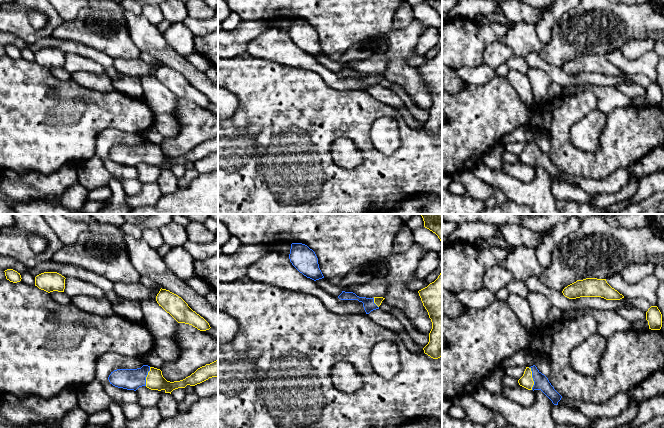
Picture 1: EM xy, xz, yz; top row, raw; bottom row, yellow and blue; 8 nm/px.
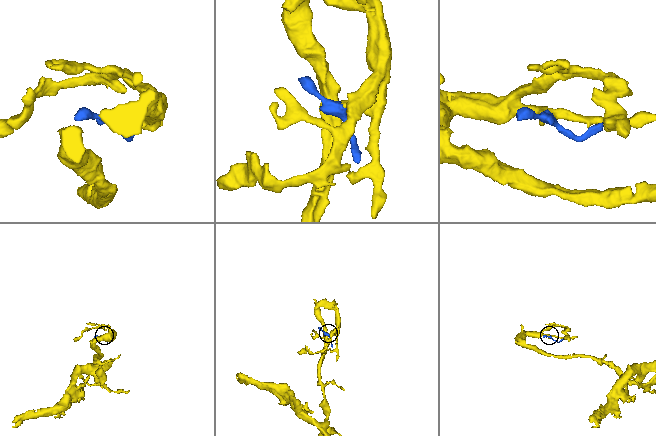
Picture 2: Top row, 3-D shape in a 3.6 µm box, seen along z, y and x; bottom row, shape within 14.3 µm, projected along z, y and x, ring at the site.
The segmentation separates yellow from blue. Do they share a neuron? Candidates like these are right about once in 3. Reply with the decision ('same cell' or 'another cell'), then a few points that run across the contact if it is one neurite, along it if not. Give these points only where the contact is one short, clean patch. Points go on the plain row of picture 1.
same cell; line yz (526, 157), (532, 154), (541, 158)

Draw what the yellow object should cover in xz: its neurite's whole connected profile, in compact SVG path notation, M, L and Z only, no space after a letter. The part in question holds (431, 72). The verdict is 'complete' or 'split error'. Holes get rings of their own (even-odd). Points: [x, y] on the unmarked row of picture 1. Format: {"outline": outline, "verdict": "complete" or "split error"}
{"outline": "M442 48L434 58L419 66L418 69L432 98L432 105L429 109L429 118L423 126L424 129L431 134L438 135L442 132Z", "verdict": "complete"}

